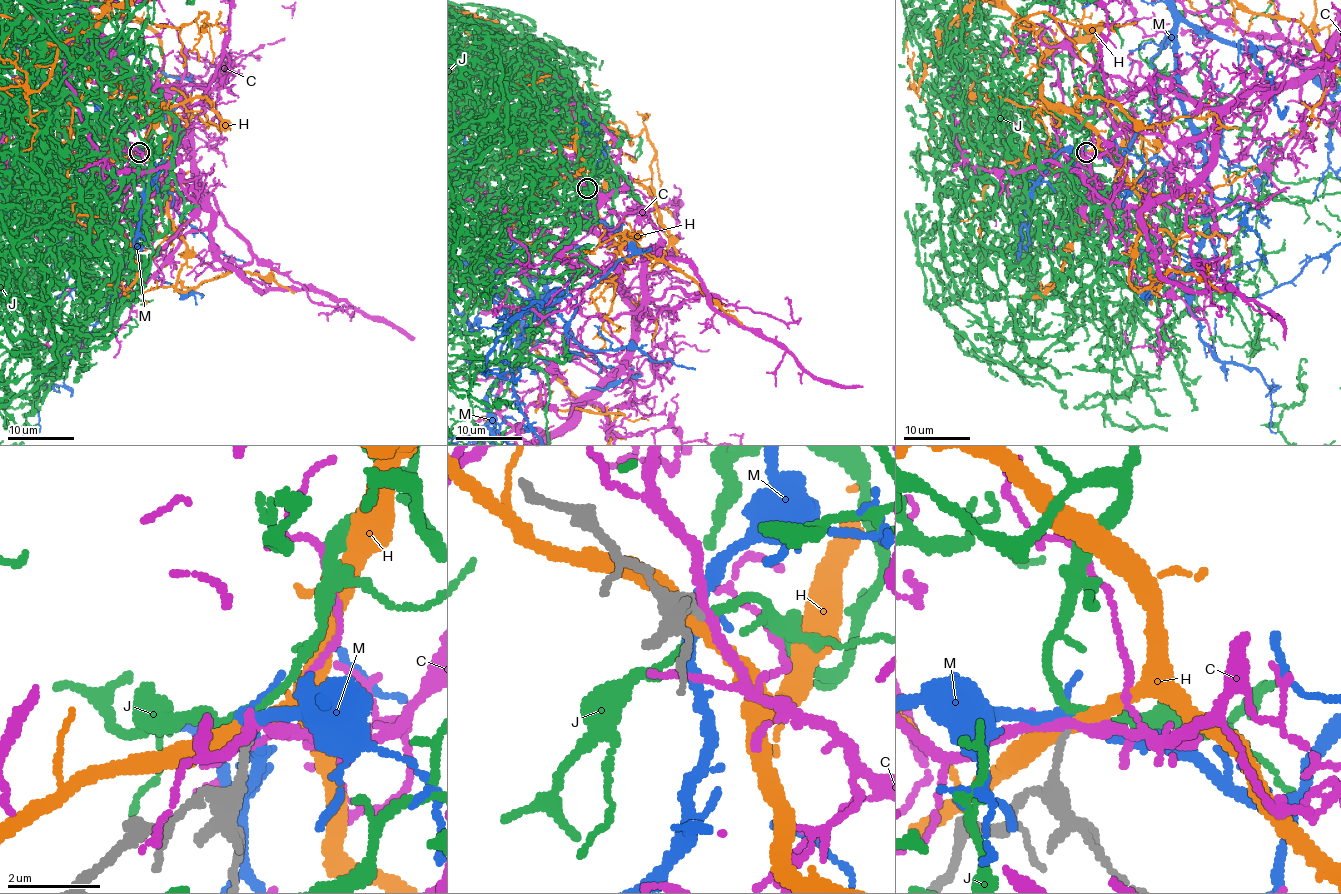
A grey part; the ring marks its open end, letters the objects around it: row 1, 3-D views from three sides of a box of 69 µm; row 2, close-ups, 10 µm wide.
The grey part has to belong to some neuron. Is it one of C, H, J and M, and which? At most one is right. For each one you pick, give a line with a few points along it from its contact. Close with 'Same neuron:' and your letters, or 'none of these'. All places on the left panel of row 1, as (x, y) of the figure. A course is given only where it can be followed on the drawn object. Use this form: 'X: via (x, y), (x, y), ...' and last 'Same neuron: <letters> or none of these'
Same neuron: J

